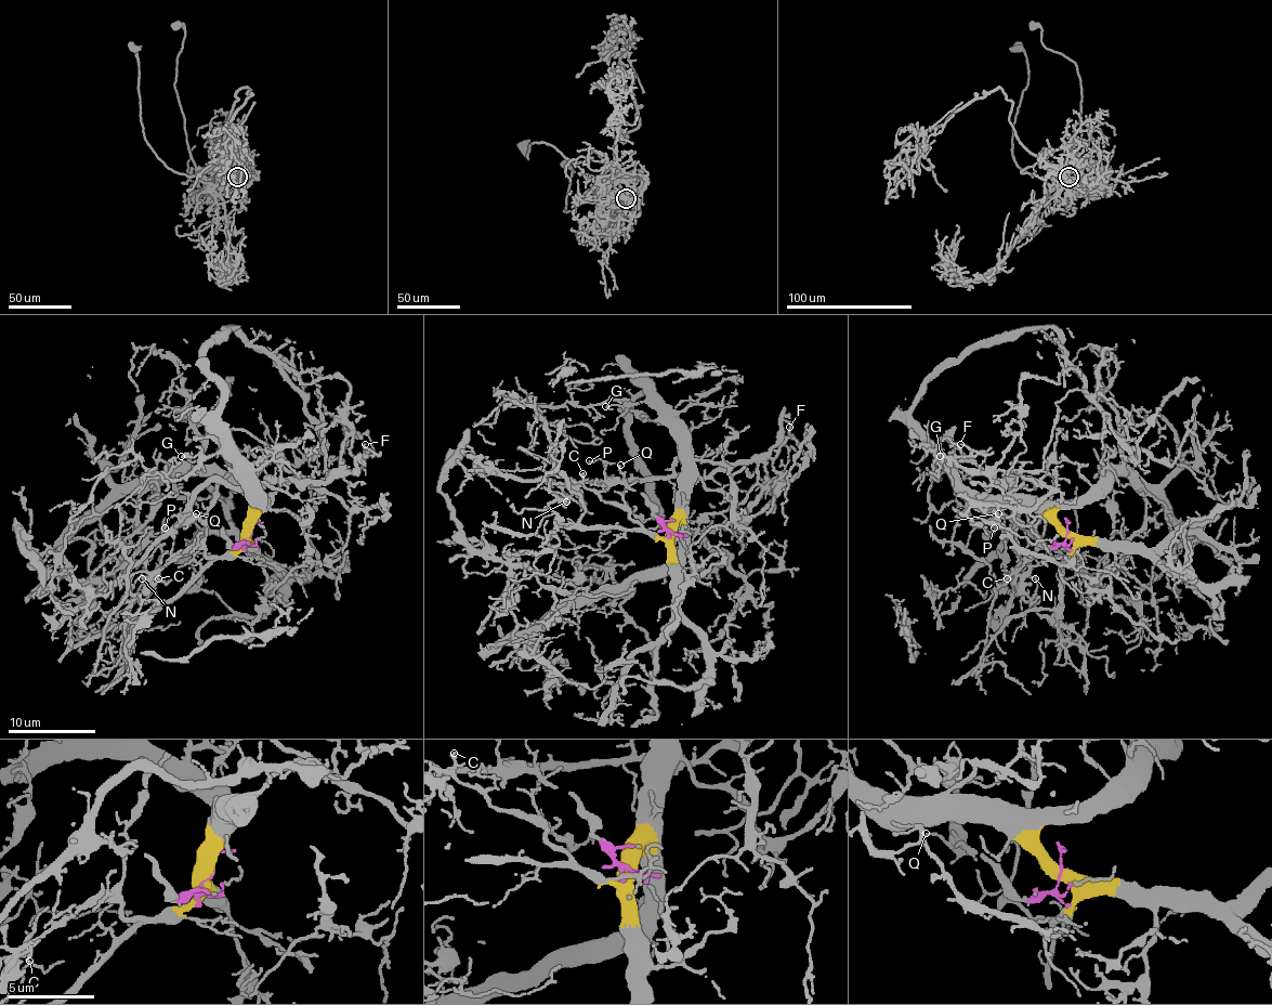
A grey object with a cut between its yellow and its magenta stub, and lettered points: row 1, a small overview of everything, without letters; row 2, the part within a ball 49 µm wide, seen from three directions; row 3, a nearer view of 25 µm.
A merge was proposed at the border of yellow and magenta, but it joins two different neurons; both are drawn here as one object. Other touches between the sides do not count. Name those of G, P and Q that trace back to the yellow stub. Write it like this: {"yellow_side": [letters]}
{"yellow_side": ["G"]}

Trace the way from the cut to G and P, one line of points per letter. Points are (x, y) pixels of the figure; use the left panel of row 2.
G: (251, 533), (258, 493), (220, 453), (181, 455)
P: (251, 533), (240, 544), (230, 546), (230, 539), (215, 524), (176, 514), (168, 520), (166, 529)

